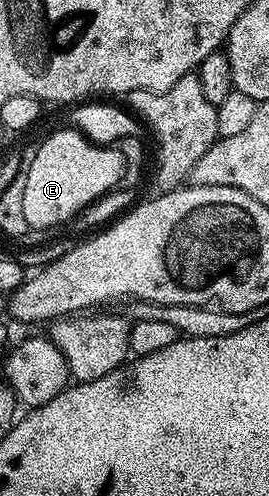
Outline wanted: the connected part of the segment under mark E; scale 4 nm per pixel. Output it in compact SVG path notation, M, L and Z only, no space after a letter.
M69 128L70 130L56 130L49 136L45 142L41 141L38 145L38 153L36 153L36 162L32 162L30 172L28 173L28 191L26 191L22 197L24 197L24 210L28 210L27 225L31 229L48 229L52 230L60 226L63 222L68 222L75 216L79 210L84 210L91 204L95 198L103 196L107 190L112 190L117 185L118 187L123 183L125 175L125 162L121 152L116 150L115 145L100 145L97 142L92 142L91 139L85 137L76 128Z

